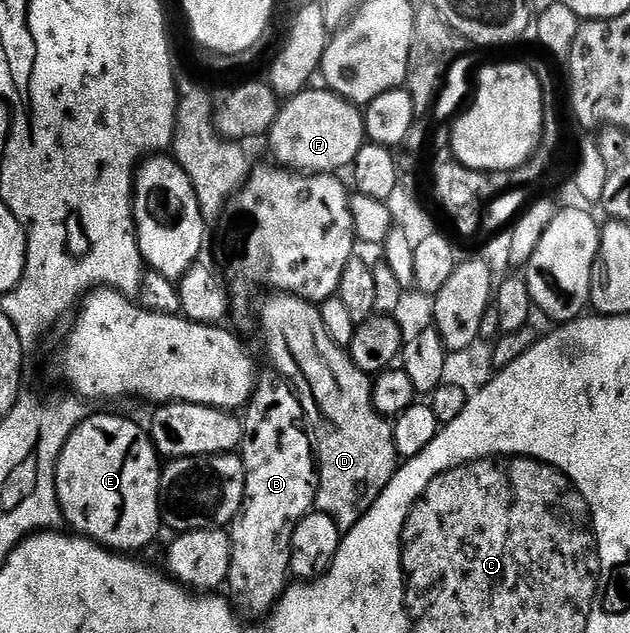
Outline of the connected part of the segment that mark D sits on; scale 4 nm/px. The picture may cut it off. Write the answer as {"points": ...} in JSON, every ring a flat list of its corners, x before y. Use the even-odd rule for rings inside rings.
{"points":[[275,292,263,302,263,307,259,310,259,330,263,333,263,346,267,349,267,354,271,357,271,362,276,371,282,377,286,378,291,384,292,390,296,394,302,396,303,417,306,425,309,427,310,433,314,435,313,445,315,448,315,461,317,463,317,485,315,487,315,505,314,509,320,514,327,514,338,524,340,531,346,532,351,530,365,516,365,512,369,512,369,508,373,508,373,504,377,500,377,496,381,496,381,492,385,492,385,488,389,484,389,480,393,480,397,467,400,465,401,459,395,441,393,440,394,425,382,414,377,412,377,408,373,404,373,385,372,375,367,374,361,368,357,368,355,361,351,359,350,353,344,347,339,346,329,336,329,332,325,332,325,320,321,320,321,309,314,302,307,302,303,298,298,298,296,294,284,294]]}

